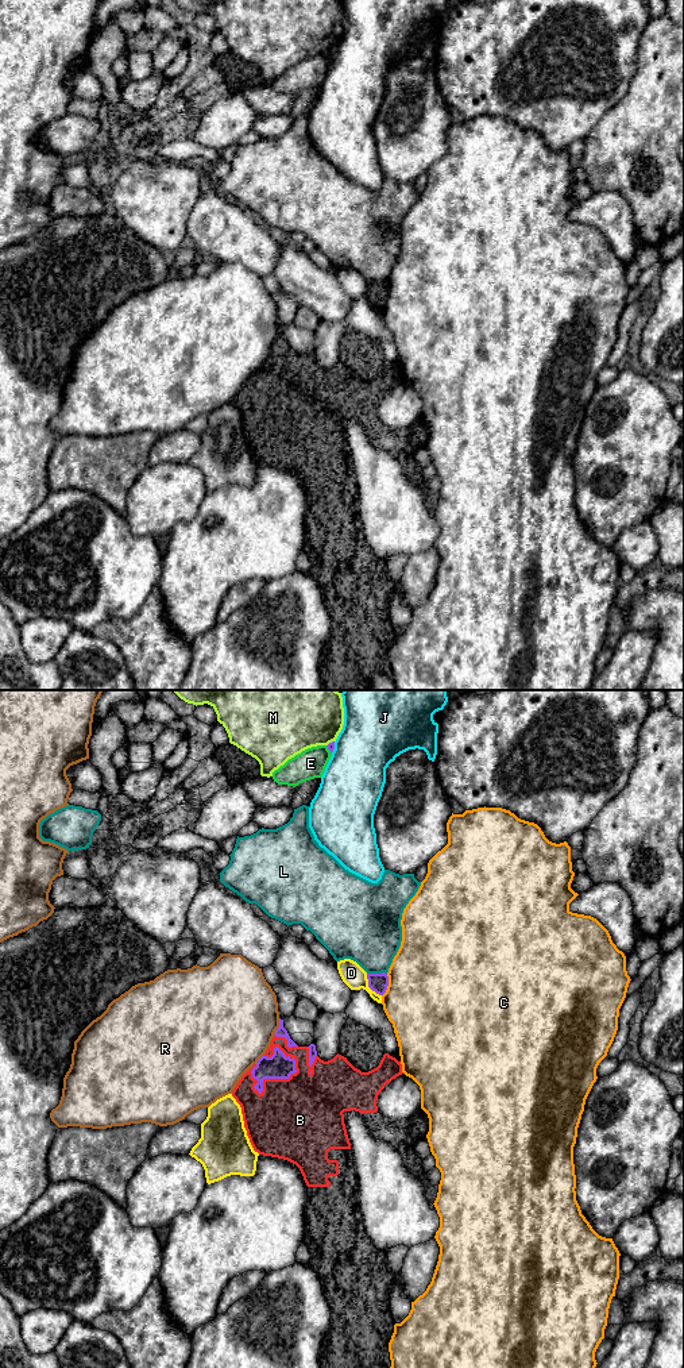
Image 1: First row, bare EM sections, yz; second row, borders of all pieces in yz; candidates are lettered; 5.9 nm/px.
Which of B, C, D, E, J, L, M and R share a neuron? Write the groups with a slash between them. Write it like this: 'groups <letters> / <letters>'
groups B / C / D / E / J / L / M / R

